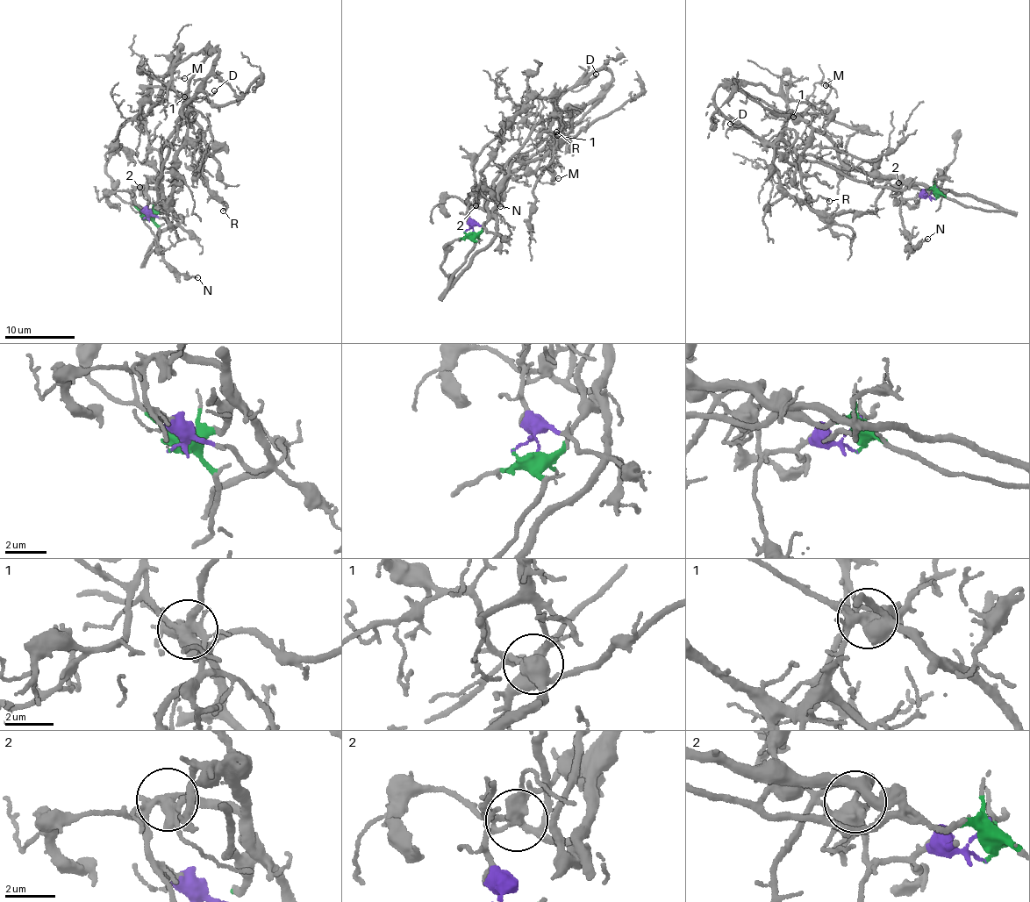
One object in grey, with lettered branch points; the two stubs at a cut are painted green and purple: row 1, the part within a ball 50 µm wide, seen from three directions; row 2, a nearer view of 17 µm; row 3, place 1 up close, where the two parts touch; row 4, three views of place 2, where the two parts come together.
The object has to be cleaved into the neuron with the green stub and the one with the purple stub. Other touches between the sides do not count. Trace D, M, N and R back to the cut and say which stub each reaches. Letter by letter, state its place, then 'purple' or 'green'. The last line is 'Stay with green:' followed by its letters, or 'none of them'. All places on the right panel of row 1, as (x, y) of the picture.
D: place (730, 124); green
M: place (826, 85); green
N: place (927, 239); purple
R: place (829, 201); purple
Stay with green: D, M

